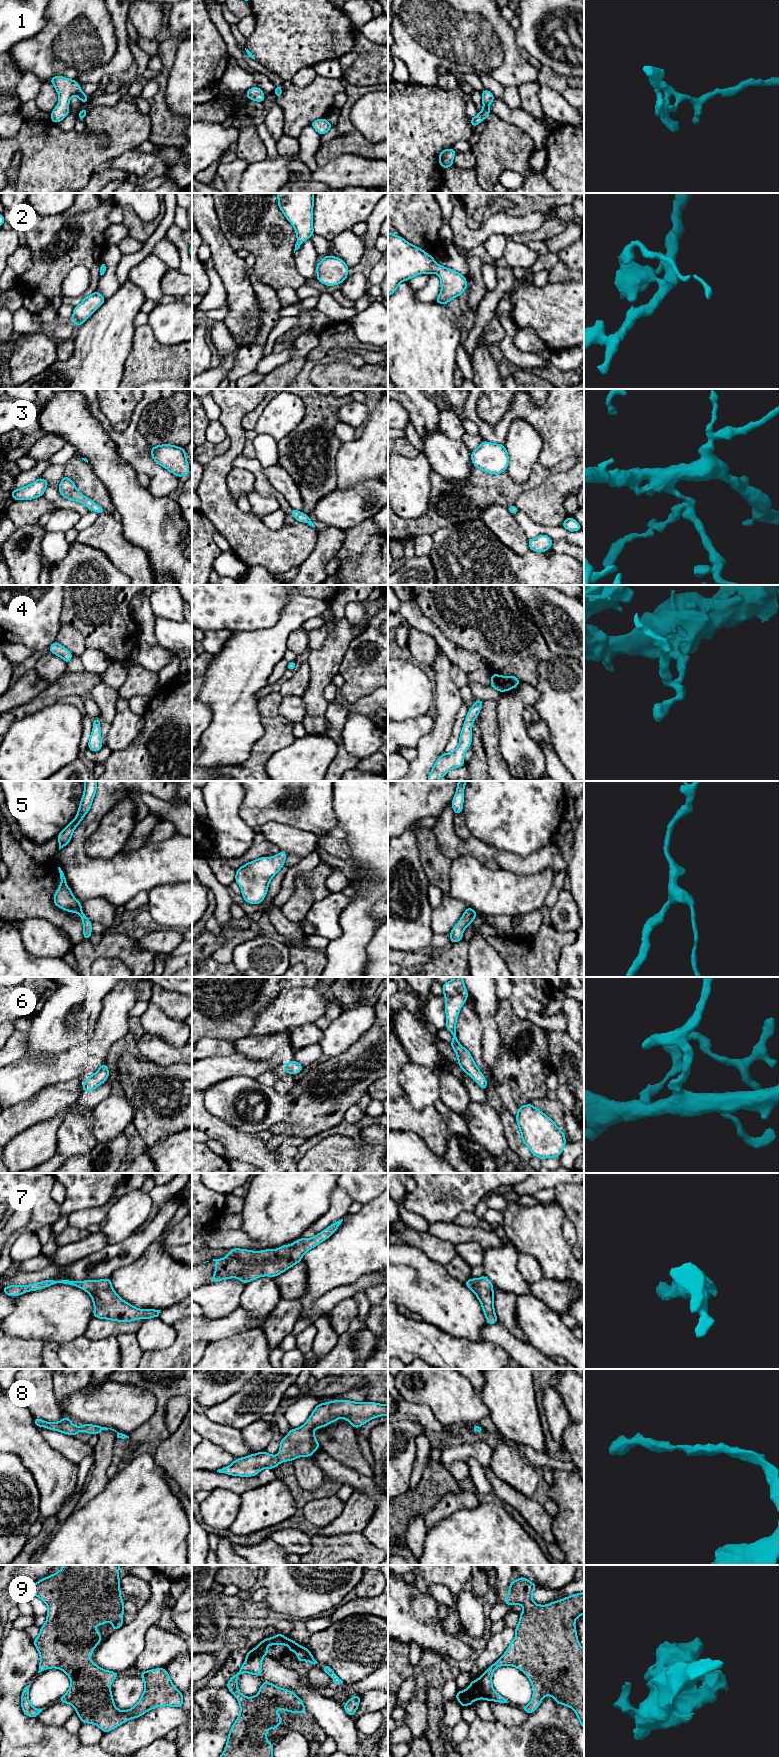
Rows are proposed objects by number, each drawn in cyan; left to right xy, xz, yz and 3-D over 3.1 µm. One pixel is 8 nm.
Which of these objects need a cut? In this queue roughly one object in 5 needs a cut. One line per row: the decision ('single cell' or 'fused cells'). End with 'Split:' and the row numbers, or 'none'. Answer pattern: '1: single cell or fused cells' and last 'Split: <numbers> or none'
1: single cell
2: single cell
3: single cell
4: single cell
5: single cell
6: single cell
7: single cell
8: single cell
9: single cell
Split: none

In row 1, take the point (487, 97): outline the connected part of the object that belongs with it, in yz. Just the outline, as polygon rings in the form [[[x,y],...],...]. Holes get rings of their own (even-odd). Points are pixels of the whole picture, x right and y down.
[[[484,89],[481,95],[482,95],[483,109],[474,118],[470,118],[470,122],[473,128],[491,114],[489,111],[489,105],[496,99],[493,96],[493,94],[487,89]]]

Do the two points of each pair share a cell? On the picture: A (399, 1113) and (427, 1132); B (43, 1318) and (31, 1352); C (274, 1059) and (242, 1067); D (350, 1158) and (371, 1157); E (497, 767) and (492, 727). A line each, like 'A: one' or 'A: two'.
A: one
B: two
C: two
D: two
E: one

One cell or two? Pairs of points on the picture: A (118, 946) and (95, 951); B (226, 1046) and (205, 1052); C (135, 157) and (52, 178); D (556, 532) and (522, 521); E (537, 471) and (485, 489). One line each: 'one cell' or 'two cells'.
A: one cell
B: one cell
C: two cells
D: one cell
E: one cell

